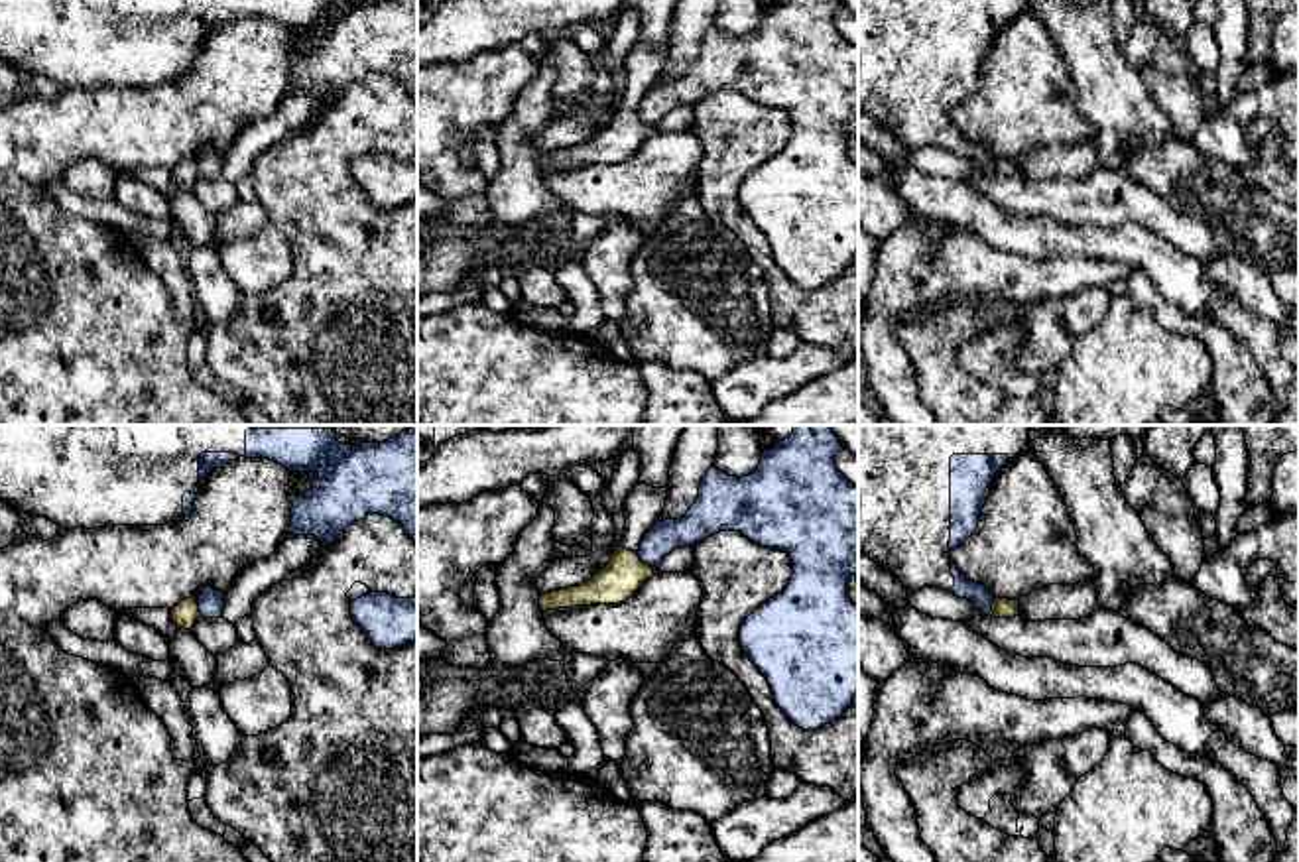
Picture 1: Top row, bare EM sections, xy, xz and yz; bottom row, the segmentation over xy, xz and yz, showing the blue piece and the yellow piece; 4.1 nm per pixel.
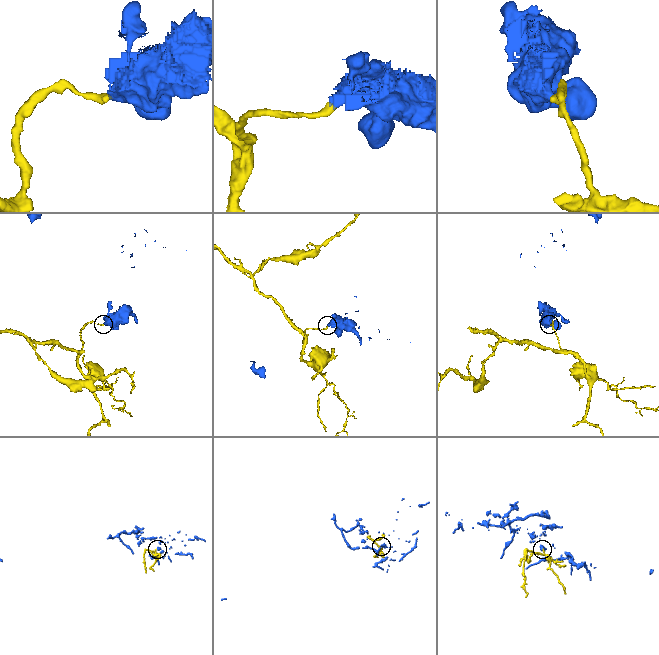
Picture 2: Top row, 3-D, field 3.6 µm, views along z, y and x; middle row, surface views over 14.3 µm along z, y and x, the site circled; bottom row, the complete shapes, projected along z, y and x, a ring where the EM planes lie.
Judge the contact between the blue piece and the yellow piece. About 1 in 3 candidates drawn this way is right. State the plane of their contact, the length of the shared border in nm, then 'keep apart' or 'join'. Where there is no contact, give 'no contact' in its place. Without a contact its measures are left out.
contact in xz; length 100 nm; keep apart

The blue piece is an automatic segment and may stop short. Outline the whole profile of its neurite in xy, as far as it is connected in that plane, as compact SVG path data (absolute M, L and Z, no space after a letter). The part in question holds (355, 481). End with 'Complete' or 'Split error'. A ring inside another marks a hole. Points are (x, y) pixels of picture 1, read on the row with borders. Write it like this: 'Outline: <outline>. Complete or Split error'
Outline: M0 425L0 500L18 510L24 520L41 516L57 523L61 529L94 529L104 525L165 525L191 520L195 498L205 486L211 470L220 468L240 457L270 459L291 472L319 474L319 480L293 502L287 535L315 535L325 549L354 522L360 522L372 514L380 514L402 523L405 535L409 535L417 545L417 425L388 439L386 443L360 445L340 445L337 441L337 427L339 425Z. Split error

